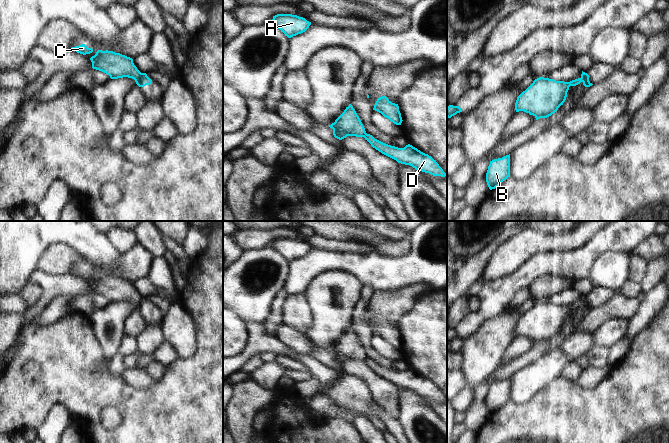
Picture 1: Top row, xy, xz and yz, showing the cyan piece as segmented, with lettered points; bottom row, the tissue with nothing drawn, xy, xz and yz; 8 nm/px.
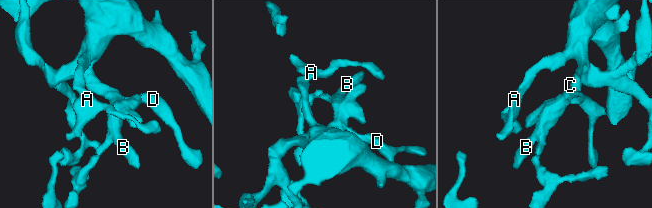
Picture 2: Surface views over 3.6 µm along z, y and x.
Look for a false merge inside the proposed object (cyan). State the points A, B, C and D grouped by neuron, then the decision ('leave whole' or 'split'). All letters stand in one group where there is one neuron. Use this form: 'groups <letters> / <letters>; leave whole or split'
groups A B C / D; split

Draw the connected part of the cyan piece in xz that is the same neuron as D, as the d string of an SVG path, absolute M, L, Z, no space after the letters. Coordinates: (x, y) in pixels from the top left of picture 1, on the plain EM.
M366 358L364 362L373 372L396 384L398 387L410 389L416 394L429 397L433 400L446 400L446 397L431 380L421 376L410 368L406 369L404 372L398 372L385 368L375 363L370 358Z

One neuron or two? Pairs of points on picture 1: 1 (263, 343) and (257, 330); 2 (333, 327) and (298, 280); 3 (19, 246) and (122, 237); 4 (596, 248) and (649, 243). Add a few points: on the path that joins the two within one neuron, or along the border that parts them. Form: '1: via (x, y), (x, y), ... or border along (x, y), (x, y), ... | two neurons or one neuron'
1: via (260, 340), (257, 337), (257, 333) | one neuron
2: border along (320, 272), (302, 293) | two neurons
3: border along (105, 234), (111, 244), (121, 254) | two neurons
4: border along (654, 233), (646, 236), (631, 253) | two neurons

